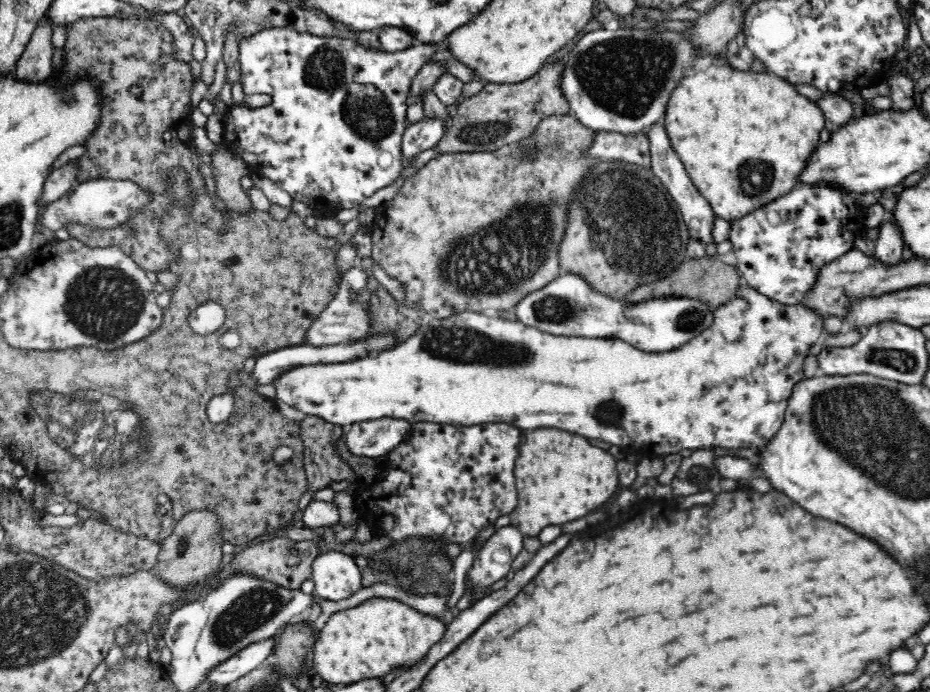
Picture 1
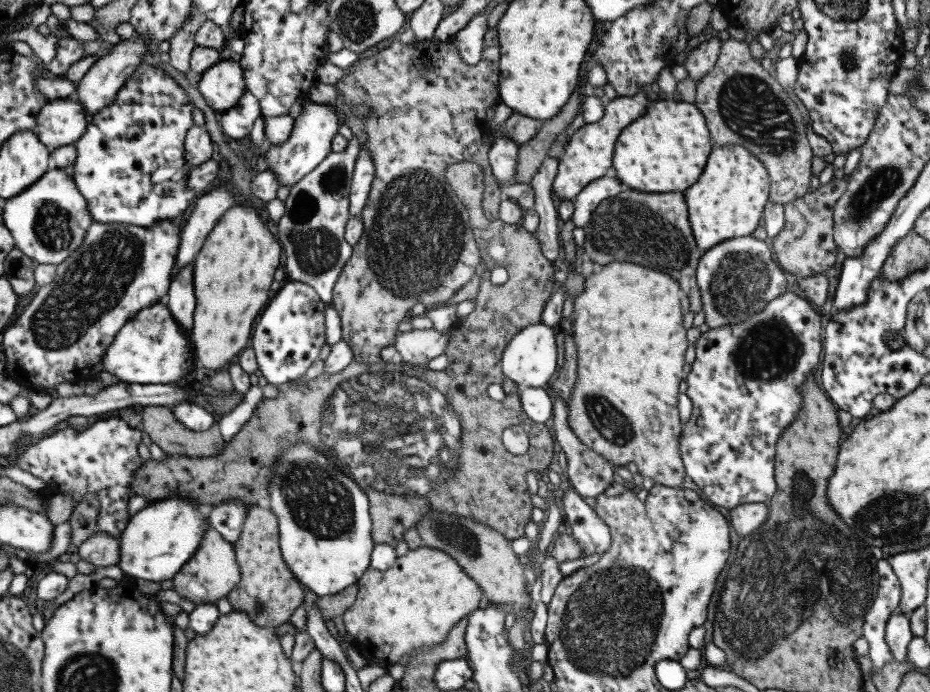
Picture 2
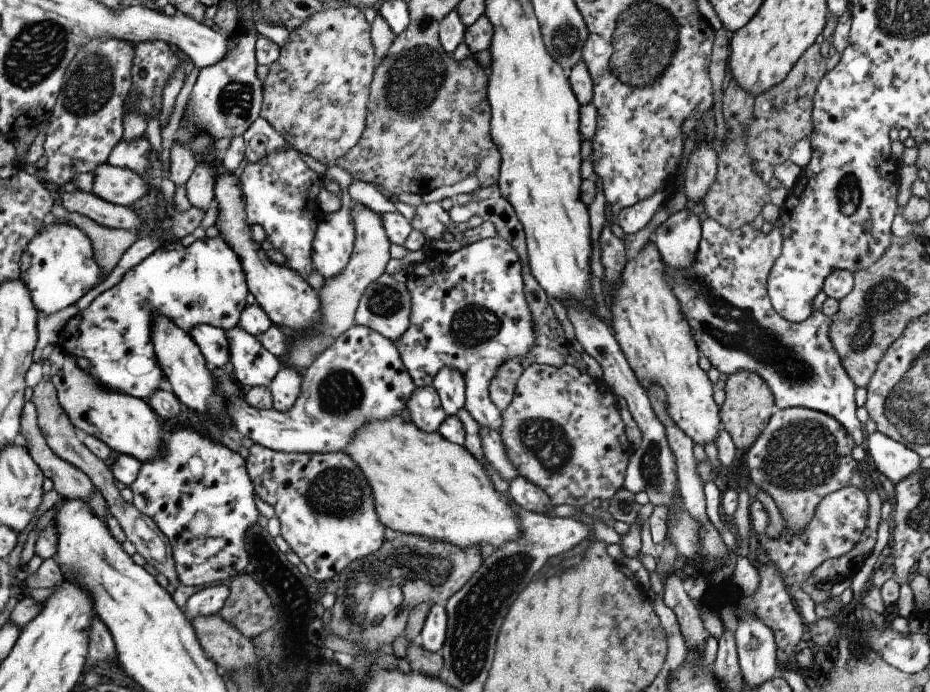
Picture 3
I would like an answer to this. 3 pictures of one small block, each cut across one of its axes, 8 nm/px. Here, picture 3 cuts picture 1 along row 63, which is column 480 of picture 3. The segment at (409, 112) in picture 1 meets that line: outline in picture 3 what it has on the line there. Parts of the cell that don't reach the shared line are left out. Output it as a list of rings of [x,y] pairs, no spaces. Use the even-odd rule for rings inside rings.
[[[480,427],[480,440],[482,441],[482,448],[484,458],[492,468],[496,468],[496,472],[510,482],[512,478],[518,476],[516,466],[510,462],[510,458],[506,456],[506,448],[502,444],[500,433],[498,430],[490,430],[490,428]]]

